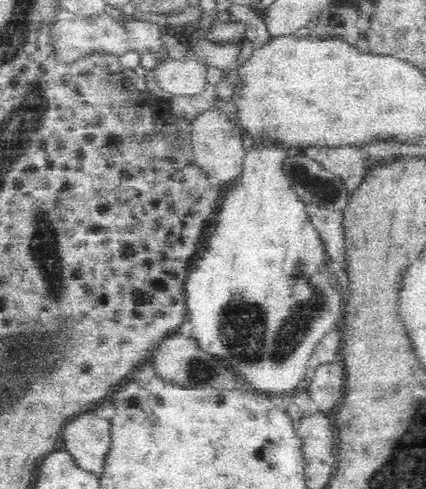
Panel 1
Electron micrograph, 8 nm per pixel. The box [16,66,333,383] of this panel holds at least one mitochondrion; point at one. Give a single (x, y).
(43, 253)

